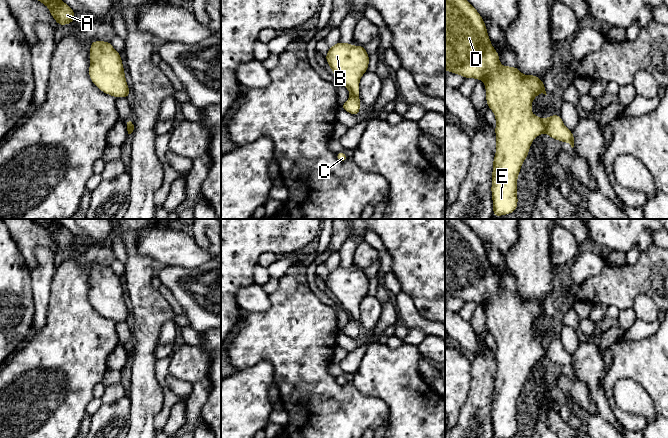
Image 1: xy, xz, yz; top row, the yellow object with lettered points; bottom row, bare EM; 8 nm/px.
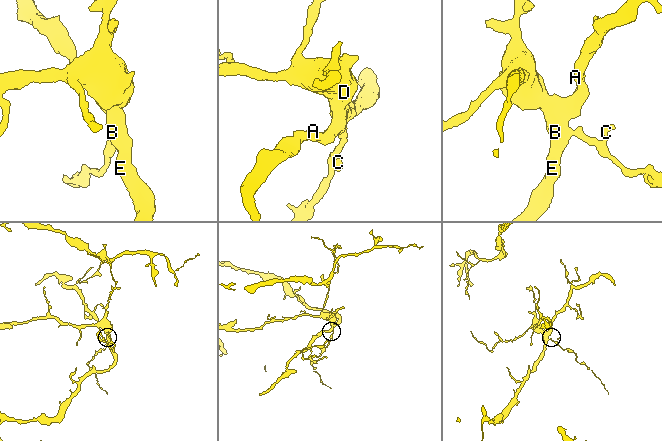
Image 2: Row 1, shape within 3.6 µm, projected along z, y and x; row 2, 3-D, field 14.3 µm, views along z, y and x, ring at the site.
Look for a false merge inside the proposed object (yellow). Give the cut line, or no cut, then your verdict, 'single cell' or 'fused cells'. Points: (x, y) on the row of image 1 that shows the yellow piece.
yz (544, 120), (545, 131) | fused cells

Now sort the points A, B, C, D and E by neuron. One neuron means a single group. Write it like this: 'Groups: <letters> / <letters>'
Groups: A B D E / C

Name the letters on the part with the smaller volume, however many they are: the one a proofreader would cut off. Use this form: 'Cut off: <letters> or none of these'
Cut off: C

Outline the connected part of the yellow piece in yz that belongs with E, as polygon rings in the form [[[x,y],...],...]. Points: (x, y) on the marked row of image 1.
[[[445,0],[445,70],[464,78],[483,80],[488,107],[496,117],[496,154],[493,160],[492,200],[494,217],[515,212],[518,204],[517,178],[523,161],[527,158],[532,141],[546,130],[546,122],[531,112],[533,99],[540,93],[545,95],[545,84],[536,75],[523,75],[517,66],[500,65],[499,54],[492,47],[484,20],[467,0]]]

